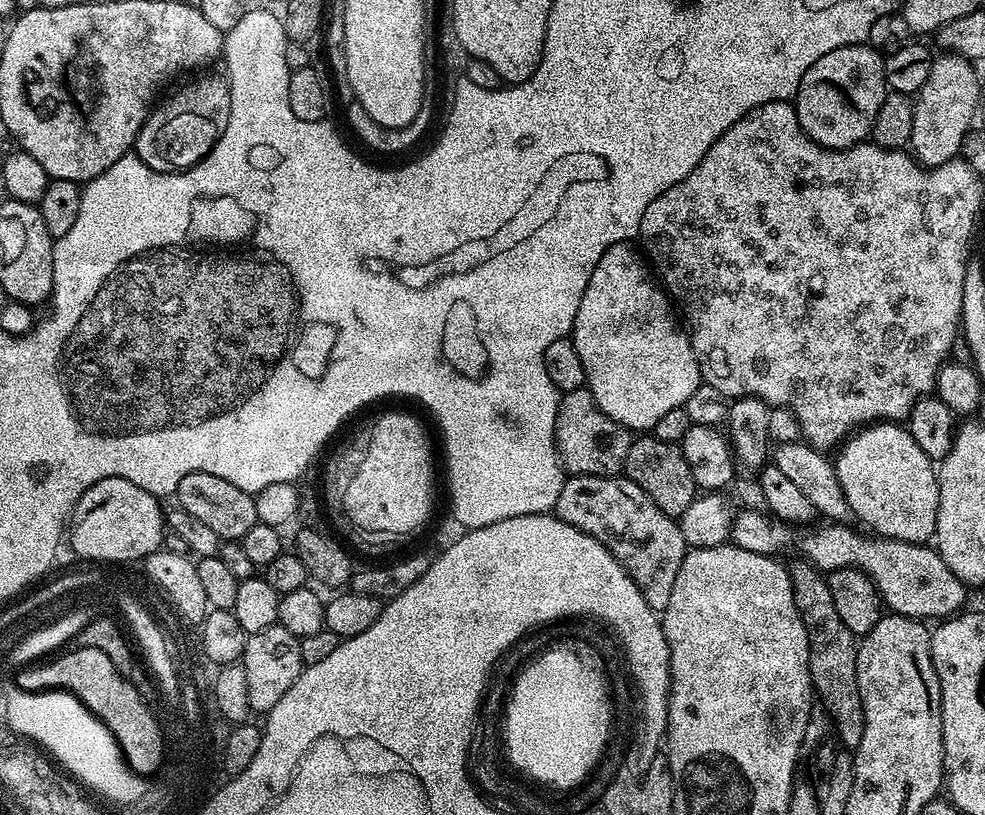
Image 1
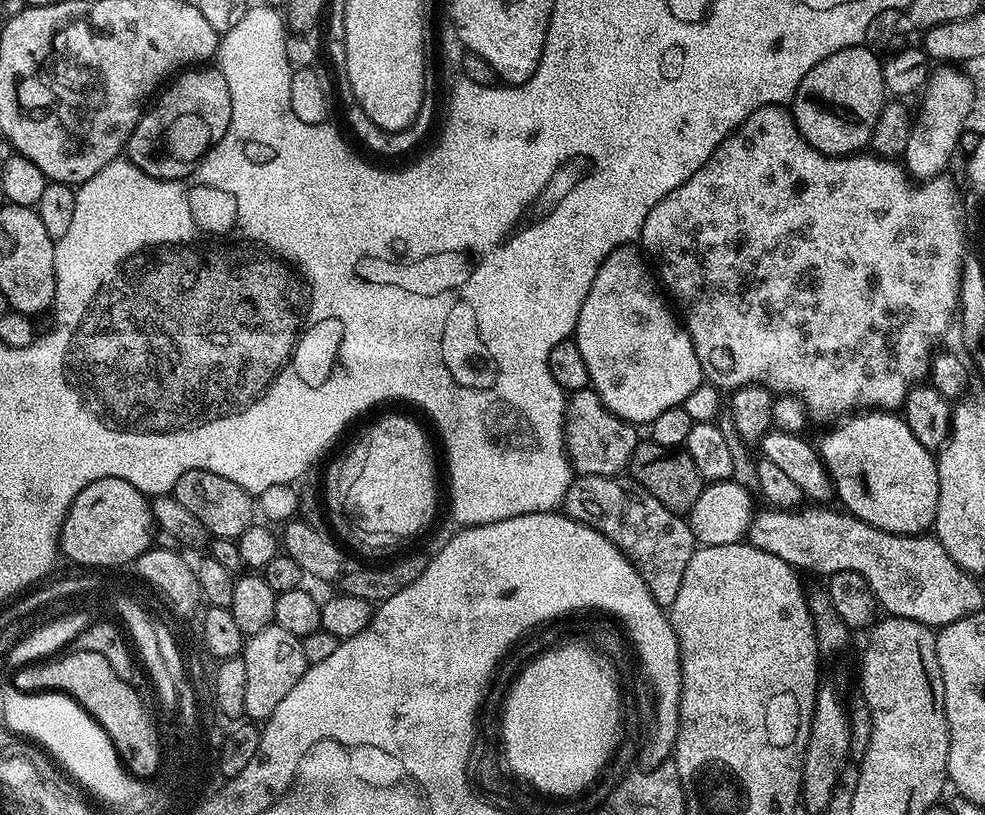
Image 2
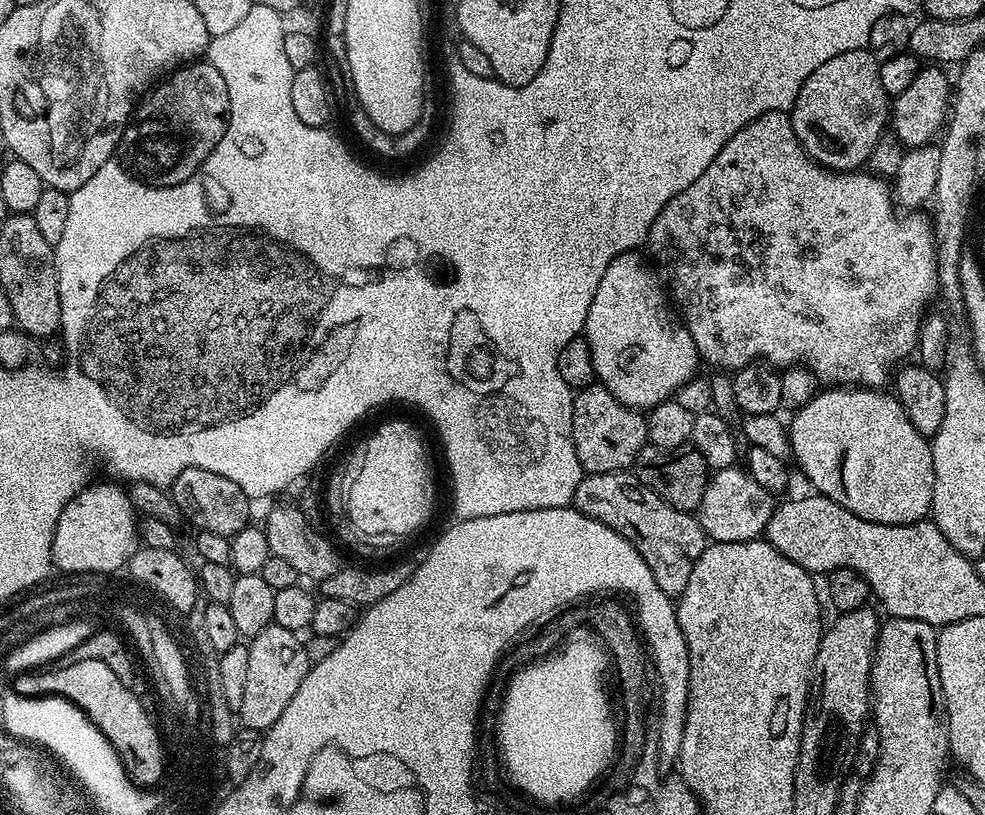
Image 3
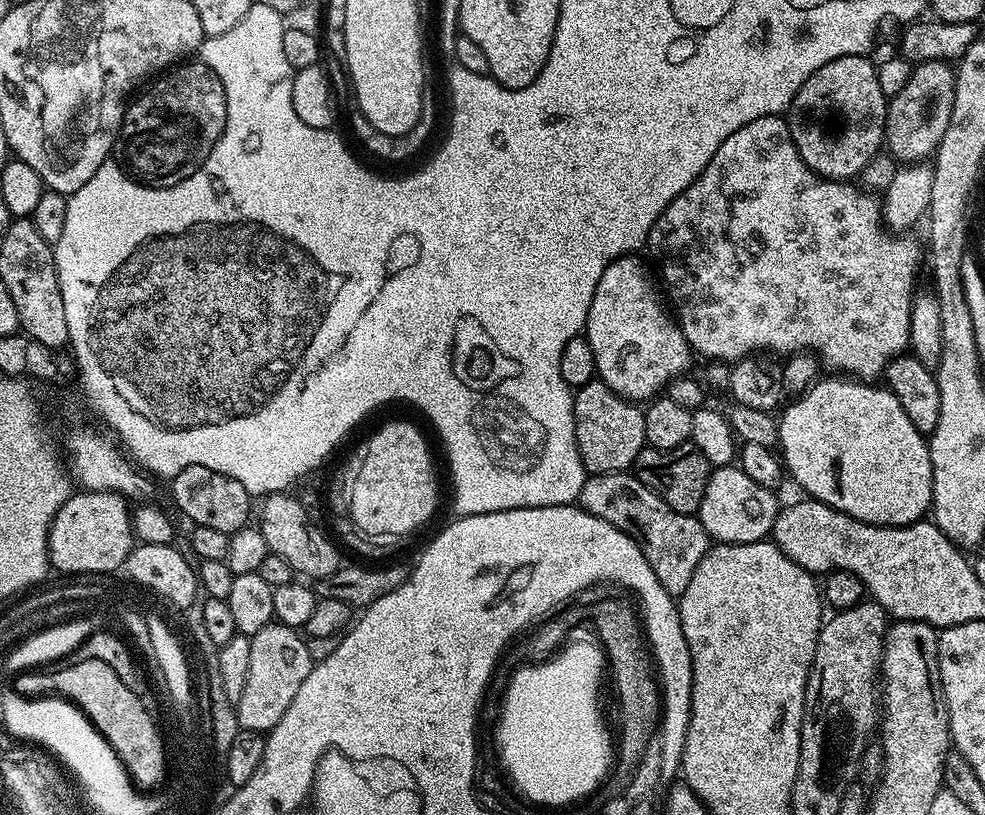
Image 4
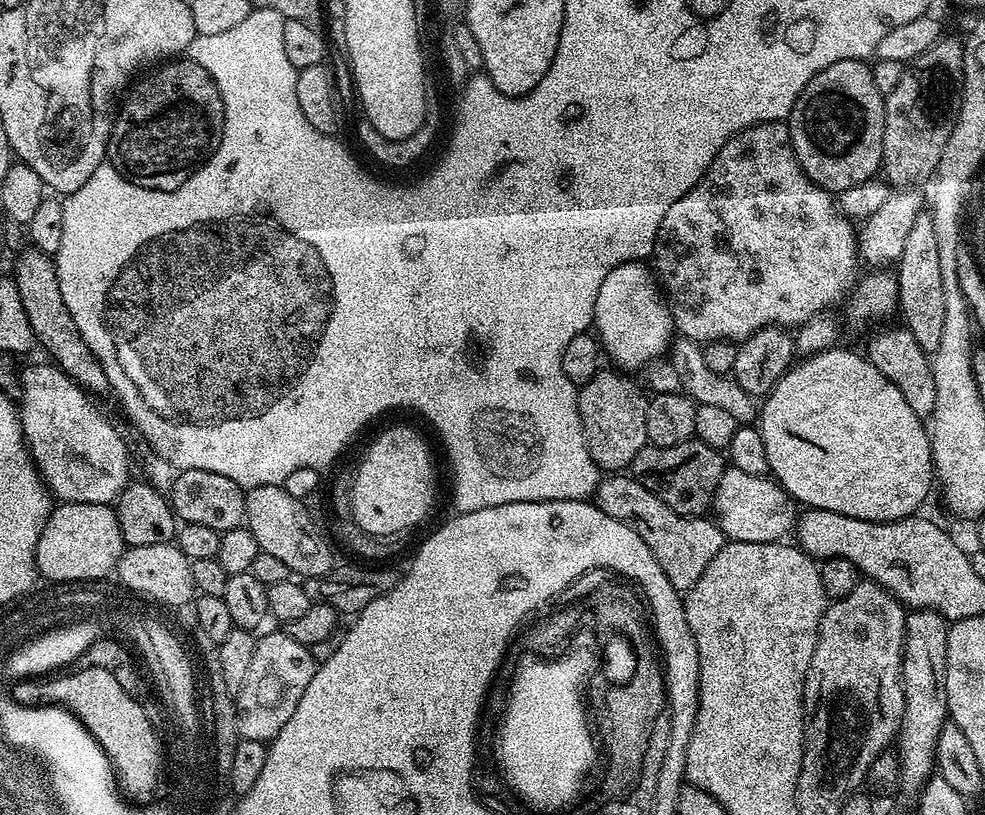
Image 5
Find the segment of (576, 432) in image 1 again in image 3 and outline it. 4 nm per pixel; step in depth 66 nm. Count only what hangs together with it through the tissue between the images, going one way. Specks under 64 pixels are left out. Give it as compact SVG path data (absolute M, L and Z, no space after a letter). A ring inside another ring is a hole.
M594 382L590 386L579 389L572 398L572 437L574 438L574 450L578 454L578 462L584 468L585 473L589 472L623 472L631 469L636 462L638 455L645 444L648 443L648 422L643 411L635 408L628 408L622 402L618 402L618 398L614 398L614 394L610 394L610 390L606 390L604 385L599 382Z

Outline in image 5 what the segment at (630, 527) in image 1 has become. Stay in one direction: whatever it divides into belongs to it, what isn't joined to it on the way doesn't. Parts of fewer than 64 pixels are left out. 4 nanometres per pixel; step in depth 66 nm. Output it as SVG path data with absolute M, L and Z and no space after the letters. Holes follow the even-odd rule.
M631 474L605 475L599 486L596 487L594 503L597 508L602 510L602 514L610 514L610 518L628 524L640 535L642 542L646 542L646 546L650 546L650 554L654 554L654 558L658 558L658 566L662 566L662 570L666 570L666 578L670 578L670 586L677 588L681 594L686 594L692 589L694 582L698 582L698 578L702 578L706 566L710 566L710 562L714 562L714 558L723 550L726 543L724 531L716 525L715 519L704 516L683 516L670 510L670 506L666 506L666 502L662 502L662 498L650 494L650 490L646 490L646 486L639 484L636 477Z

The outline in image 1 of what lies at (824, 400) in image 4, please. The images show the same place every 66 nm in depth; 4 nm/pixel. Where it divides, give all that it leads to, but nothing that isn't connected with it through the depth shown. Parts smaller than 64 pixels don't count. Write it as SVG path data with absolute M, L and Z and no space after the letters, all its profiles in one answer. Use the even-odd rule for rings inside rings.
M896 422L869 424L851 433L836 454L838 482L857 521L869 524L875 535L889 540L928 544L935 537L940 501L938 468L922 454L907 427Z

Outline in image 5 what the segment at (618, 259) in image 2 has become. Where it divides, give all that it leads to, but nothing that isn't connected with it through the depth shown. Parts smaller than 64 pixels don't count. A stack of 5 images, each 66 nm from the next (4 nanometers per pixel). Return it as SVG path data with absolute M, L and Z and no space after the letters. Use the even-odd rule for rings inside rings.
M644 262L623 264L610 274L606 274L601 288L598 290L598 302L594 302L594 314L592 315L595 335L598 337L600 347L613 360L615 367L620 370L632 370L628 368L647 369L648 365L659 361L660 356L669 351L674 339L674 325L672 322L672 309L666 303L665 293L654 275L653 269Z

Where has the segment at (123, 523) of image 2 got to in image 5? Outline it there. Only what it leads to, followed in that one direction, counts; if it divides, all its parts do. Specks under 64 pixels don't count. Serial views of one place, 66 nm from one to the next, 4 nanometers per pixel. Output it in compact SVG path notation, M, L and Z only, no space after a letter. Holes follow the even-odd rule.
M57 503L48 515L36 547L36 566L41 577L66 582L103 581L115 569L124 551L119 518L107 504Z

